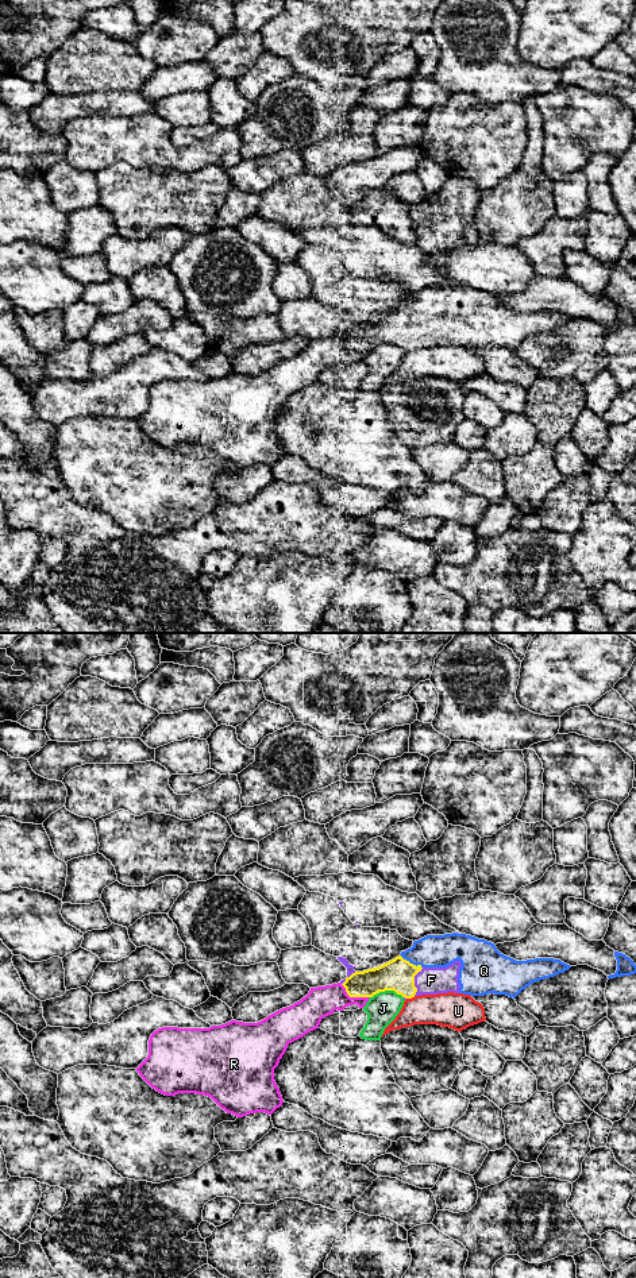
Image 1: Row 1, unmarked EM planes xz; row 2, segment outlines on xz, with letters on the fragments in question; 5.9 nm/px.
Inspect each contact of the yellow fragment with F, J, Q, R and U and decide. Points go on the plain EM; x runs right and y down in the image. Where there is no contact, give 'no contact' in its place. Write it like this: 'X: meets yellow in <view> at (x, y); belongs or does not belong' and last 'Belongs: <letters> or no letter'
F: meets yellow in xz at (413, 334); does not belong
J: meets yellow in xz at (386, 342); does not belong
Q: meets yellow in xz at (409, 315); belongs
R: meets yellow in xz at (354, 348); does not belong
U: meets yellow in xz at (411, 350); does not belong
Belongs: Q

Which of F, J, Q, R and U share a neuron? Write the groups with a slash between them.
F / J / Q / R / U

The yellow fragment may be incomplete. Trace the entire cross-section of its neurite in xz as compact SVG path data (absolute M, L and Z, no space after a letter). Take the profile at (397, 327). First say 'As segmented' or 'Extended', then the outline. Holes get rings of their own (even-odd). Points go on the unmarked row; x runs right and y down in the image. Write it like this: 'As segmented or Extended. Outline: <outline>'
Extended. Outline: M444 286L427 287L413 294L413 298L401 304L394 312L363 324L355 324L342 336L350 350L373 350L385 343L394 343L405 351L415 350L417 340L415 339L415 328L423 320L446 320L455 313L460 313L459 321L459 345L470 348L483 348L489 345L506 347L516 350L523 341L532 335L554 329L568 323L571 318L554 310L535 310L527 313L516 313L501 306L494 296L478 291L466 286Z

